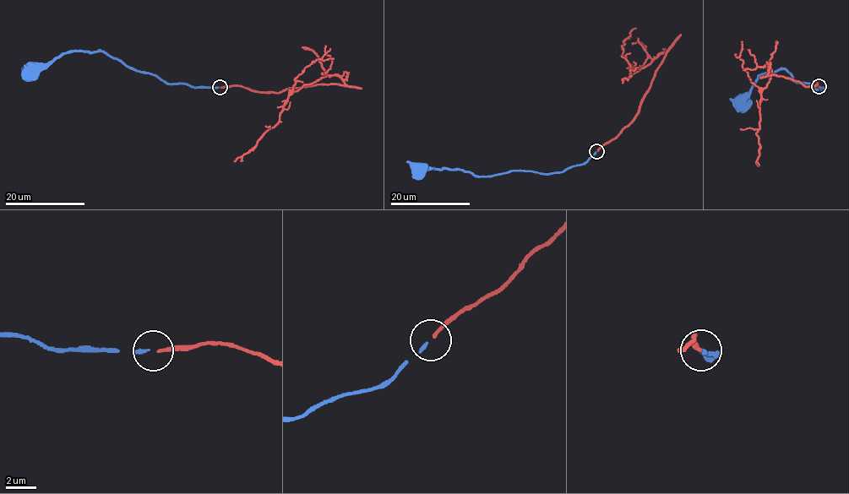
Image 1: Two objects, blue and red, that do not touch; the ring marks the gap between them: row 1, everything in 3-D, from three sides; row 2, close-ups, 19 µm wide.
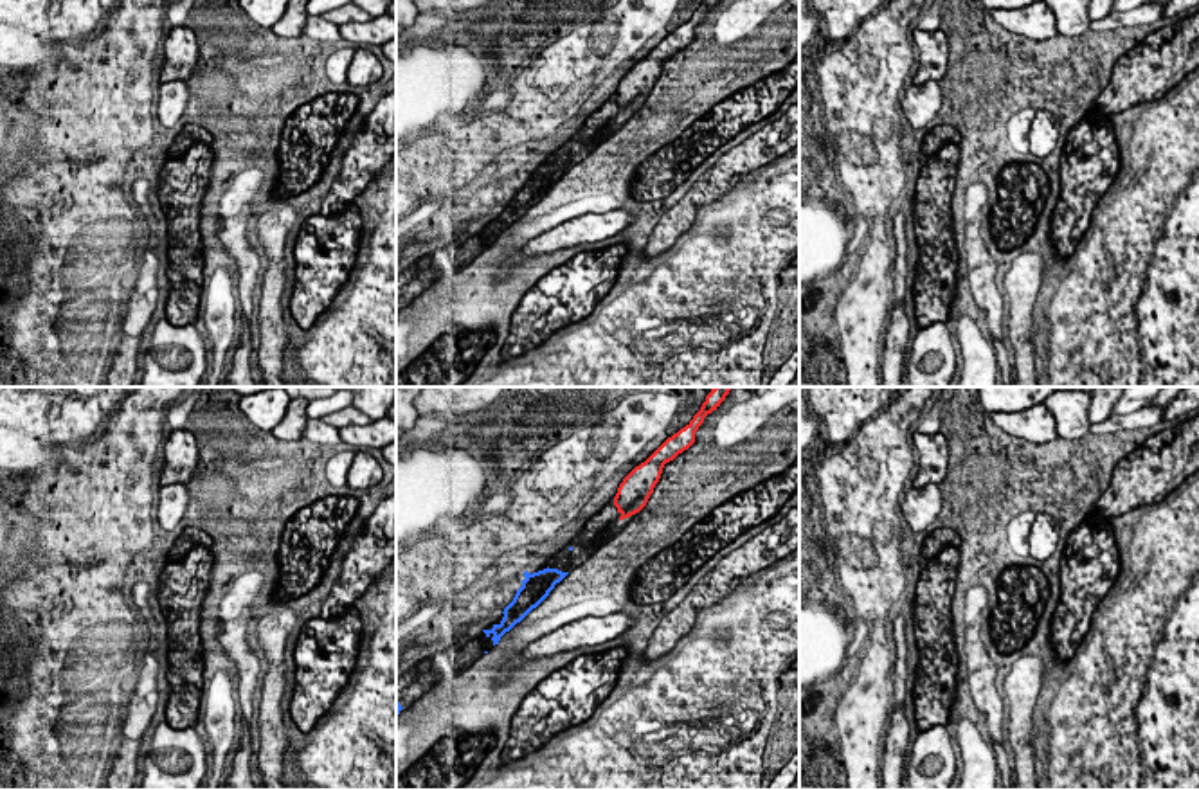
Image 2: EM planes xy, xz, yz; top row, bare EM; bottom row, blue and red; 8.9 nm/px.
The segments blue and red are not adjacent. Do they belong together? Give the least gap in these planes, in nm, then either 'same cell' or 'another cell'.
500 nm | same cell

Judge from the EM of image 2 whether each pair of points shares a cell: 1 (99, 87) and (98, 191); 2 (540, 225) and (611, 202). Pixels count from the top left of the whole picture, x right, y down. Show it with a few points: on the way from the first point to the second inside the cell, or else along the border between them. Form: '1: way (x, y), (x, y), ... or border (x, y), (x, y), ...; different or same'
1: way (107, 112), (110, 117), (110, 166); same
2: way (558, 215), (593, 204); same

